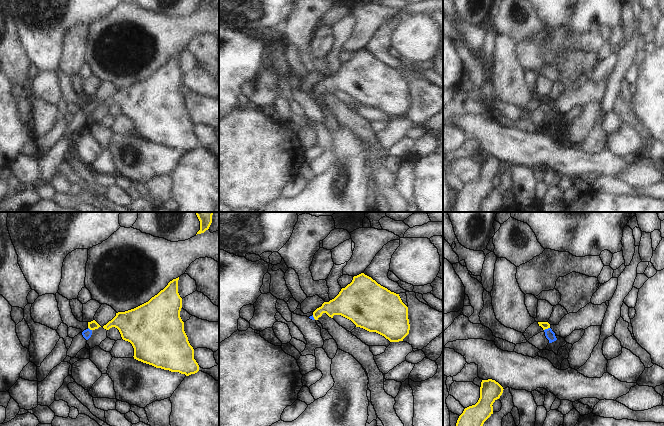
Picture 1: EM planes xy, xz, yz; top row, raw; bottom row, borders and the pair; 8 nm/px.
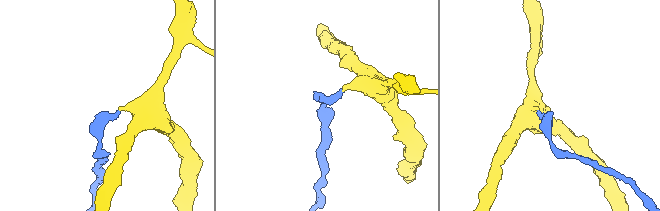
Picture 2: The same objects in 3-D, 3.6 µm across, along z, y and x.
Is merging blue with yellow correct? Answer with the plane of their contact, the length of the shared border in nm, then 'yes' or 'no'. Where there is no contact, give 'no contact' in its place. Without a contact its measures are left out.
contact in yz; length 50 nm; yes

